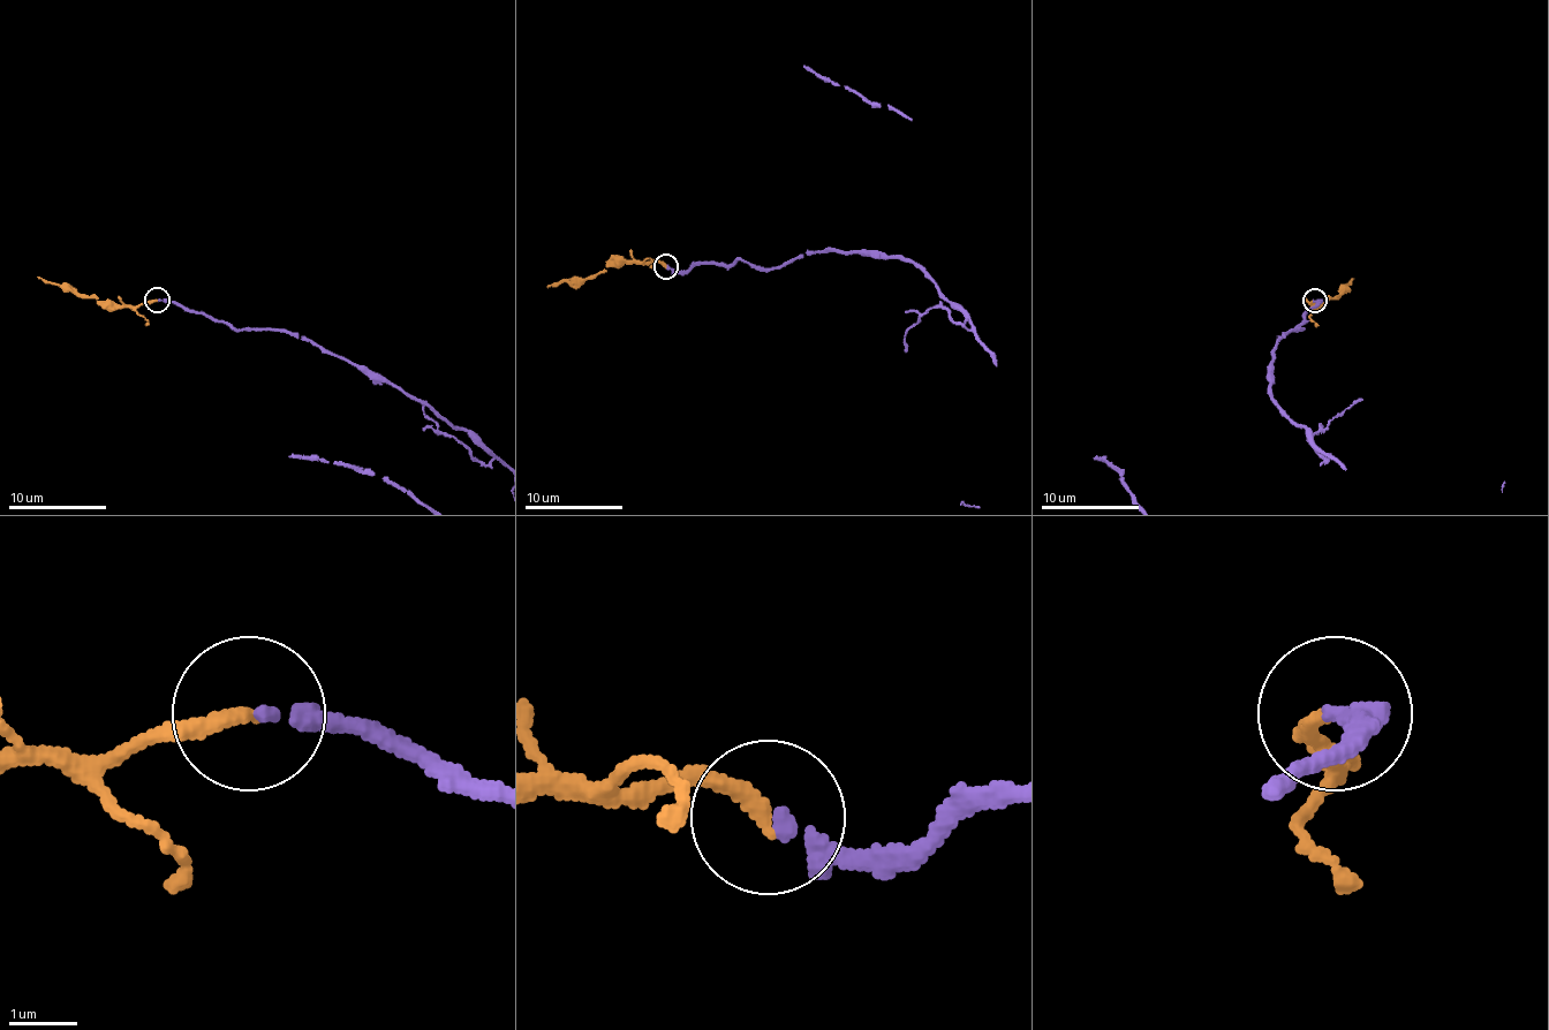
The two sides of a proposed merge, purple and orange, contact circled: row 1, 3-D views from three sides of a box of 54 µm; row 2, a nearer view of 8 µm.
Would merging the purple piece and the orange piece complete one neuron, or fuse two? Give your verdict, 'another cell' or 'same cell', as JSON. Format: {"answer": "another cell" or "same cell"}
{"answer": "same cell"}

